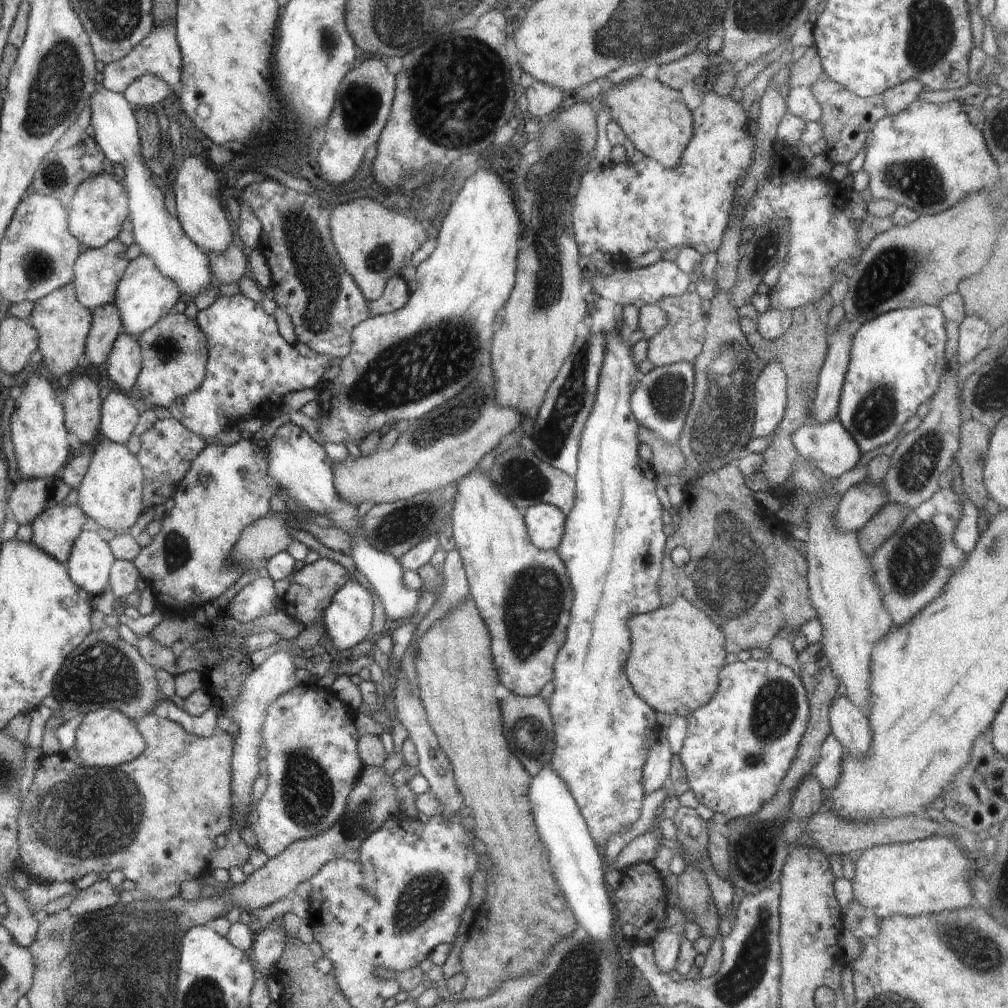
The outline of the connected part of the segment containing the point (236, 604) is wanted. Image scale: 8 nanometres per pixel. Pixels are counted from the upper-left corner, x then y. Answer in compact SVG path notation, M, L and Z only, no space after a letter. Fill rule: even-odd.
M256 576L234 596L225 614L241 623L254 622L270 613L275 596L273 580Z

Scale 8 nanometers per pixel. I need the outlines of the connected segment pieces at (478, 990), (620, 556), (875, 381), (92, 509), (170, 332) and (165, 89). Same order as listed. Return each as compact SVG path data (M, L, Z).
M468 596L468 599L455 606L415 640L414 657L418 695L423 701L429 725L453 766L455 783L463 798L465 812L468 813L470 806L476 820L476 837L486 844L486 856L490 858L491 864L488 890L484 896L484 914L480 916L480 924L470 927L460 955L466 974L466 983L460 994L466 999L490 996L504 981L534 970L542 962L544 954L560 938L571 935L577 927L577 918L549 867L548 852L537 833L528 800L530 776L516 760L504 736L503 714L499 700L494 696L494 688L500 682L492 664L490 636L486 626L476 603Z
M615 329L611 332L604 332L605 334L605 340L606 340L606 350L605 350L605 357L603 360L603 365L601 368L601 373L599 376L599 383L597 386L597 393L595 398L595 403L593 404L593 409L590 411L590 416L588 417L588 420L586 421L586 424L584 425L581 441L579 444L579 453L577 456L577 463L578 468L576 471L576 474L574 476L575 483L577 484L577 490L575 491L575 505L572 507L572 510L566 515L566 522L565 522L565 531L563 534L563 539L561 540L561 543L559 544L558 548L556 550L560 553L561 559L564 561L568 576L569 576L569 583L572 585L573 588L573 596L574 596L574 604L572 604L572 614L570 614L570 626L568 626L568 632L566 632L566 644L562 646L562 648L558 651L557 659L554 663L553 668L553 678L552 681L555 686L554 693L552 694L552 697L550 698L549 709L550 714L552 715L553 721L554 721L554 732L555 732L555 743L556 743L556 750L553 752L554 758L552 758L552 766L551 769L560 777L560 780L564 781L564 784L568 787L568 790L570 791L570 794L573 796L573 799L575 800L575 803L579 806L580 812L582 813L582 816L584 817L584 820L586 821L589 833L591 834L591 837L595 840L595 843L598 845L598 847L601 848L601 851L603 852L603 848L605 847L607 839L612 834L618 834L619 832L627 831L628 827L631 827L632 823L635 823L640 816L641 808L642 808L642 799L644 798L645 792L643 789L643 766L645 765L645 762L647 761L649 752L651 751L651 748L659 741L659 734L660 734L660 727L662 724L658 723L657 721L657 715L655 715L655 710L646 704L640 696L636 694L636 691L632 688L631 682L629 681L629 678L627 677L627 674L625 673L625 664L627 663L627 658L629 657L629 654L631 653L631 632L628 626L628 621L635 617L636 615L641 615L644 613L652 612L653 610L656 610L657 608L661 607L660 604L660 597L659 597L659 578L660 578L660 572L663 570L661 569L661 562L664 558L664 551L665 546L667 544L667 537L664 533L664 523L662 522L662 505L660 504L660 501L658 500L658 496L656 495L656 482L657 480L650 480L646 474L644 474L644 468L640 466L640 457L638 456L638 446L641 443L638 438L638 426L640 425L639 422L636 420L636 417L633 415L631 404L630 404L630 397L632 396L632 393L634 392L634 389L636 388L636 385L639 383L641 373L638 370L638 367L636 366L636 362L634 362L634 358L632 357L632 347L628 343L628 337L627 333L624 331L618 332L615 331Z
M914 305L888 311L863 324L853 334L848 372L845 374L836 418L856 441L862 454L890 444L918 406L930 402L950 361L946 358L946 330L939 305Z
M102 441L95 446L86 476L78 487L77 504L92 520L91 527L109 536L124 534L122 530L130 528L142 512L145 483L143 467L126 445Z
M172 310L153 324L150 329L144 331L138 339L143 353L143 366L139 372L138 388L143 398L146 398L147 404L168 408L176 400L191 395L201 387L206 374L209 348L206 334L199 327L193 312L178 313Z
M147 74L137 78L122 93L130 105L133 106L154 106L154 110L158 108L156 104L161 102L171 93L168 84L157 76Z

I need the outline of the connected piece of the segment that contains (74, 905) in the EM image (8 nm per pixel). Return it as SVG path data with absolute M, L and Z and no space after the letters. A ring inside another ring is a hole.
M108 879L95 882L87 889L78 890L75 899L66 908L73 915L85 915L103 911L105 908L119 905L120 892L110 884Z

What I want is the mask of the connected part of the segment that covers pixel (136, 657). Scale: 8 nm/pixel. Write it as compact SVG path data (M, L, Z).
M106 625L101 630L92 631L72 654L68 655L62 668L55 676L52 698L58 702L58 706L69 712L79 714L96 711L99 707L114 709L123 712L131 719L140 712L148 711L156 704L160 686L156 680L155 668L140 656L138 649L118 635L118 631Z

